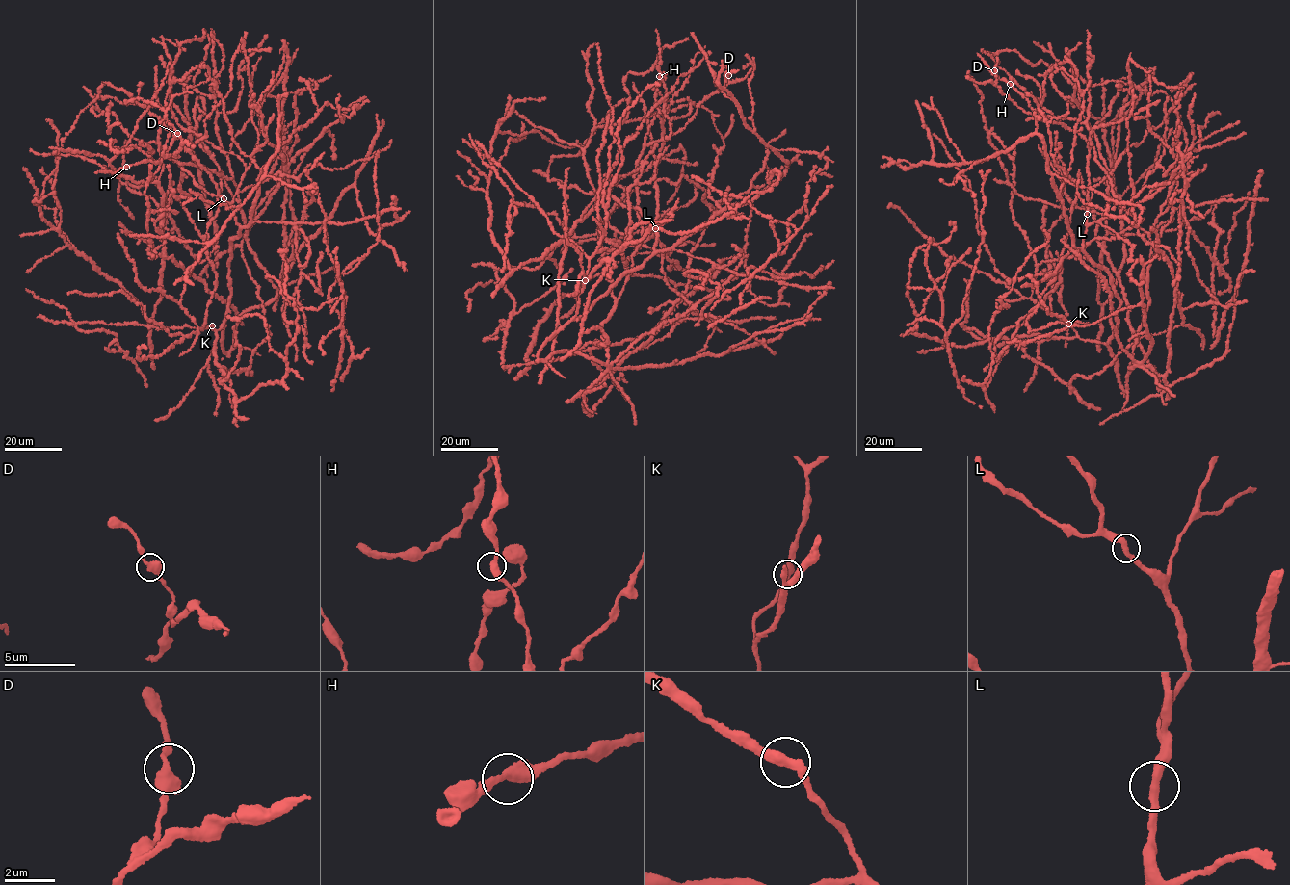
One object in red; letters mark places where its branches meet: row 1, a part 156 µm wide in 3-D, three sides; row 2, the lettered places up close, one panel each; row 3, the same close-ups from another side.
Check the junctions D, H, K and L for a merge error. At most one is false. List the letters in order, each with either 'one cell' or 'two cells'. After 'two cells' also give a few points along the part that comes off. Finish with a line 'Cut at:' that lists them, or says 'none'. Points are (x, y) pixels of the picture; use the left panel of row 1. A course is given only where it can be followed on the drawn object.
D: one cell
H: one cell
K: one cell
L: one cell
Cut at: none

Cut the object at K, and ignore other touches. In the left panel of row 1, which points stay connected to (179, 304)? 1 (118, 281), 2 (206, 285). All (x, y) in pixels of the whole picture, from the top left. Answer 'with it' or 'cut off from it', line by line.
1: cut off from it
2: cut off from it

